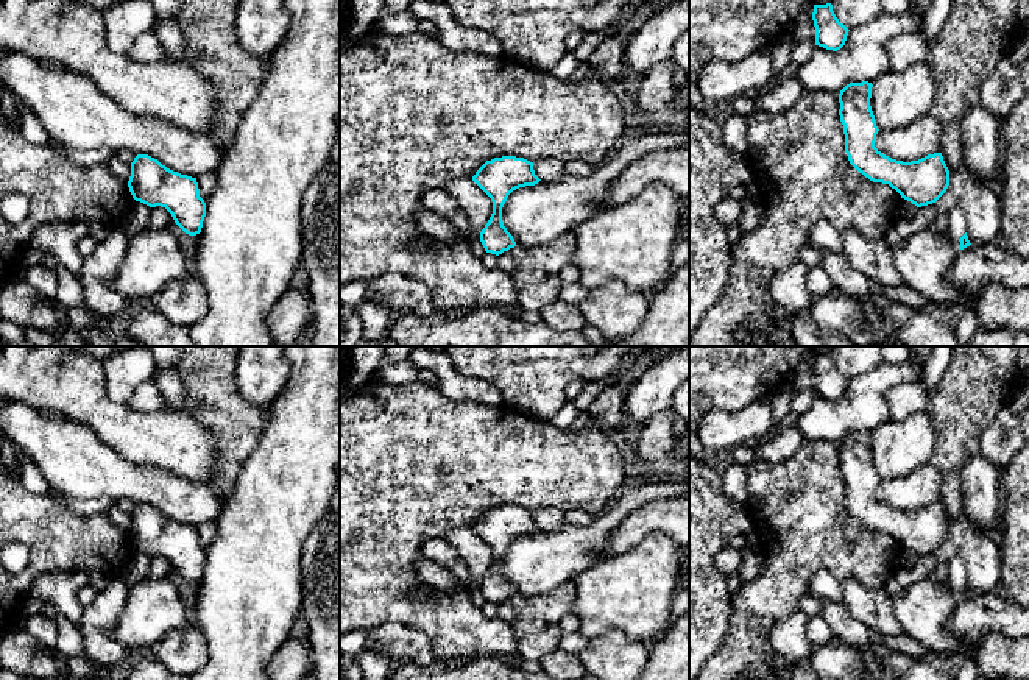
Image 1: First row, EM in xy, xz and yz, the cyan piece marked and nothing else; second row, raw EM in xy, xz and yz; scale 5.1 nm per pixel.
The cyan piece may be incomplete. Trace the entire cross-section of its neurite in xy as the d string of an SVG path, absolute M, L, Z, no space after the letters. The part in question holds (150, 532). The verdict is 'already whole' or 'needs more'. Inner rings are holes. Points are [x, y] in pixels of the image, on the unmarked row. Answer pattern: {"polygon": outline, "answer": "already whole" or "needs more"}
{"polygon": "M137 504L131 512L128 537L136 551L165 557L186 583L201 582L206 552L196 527L173 521L148 504Z", "answer": "already whole"}

